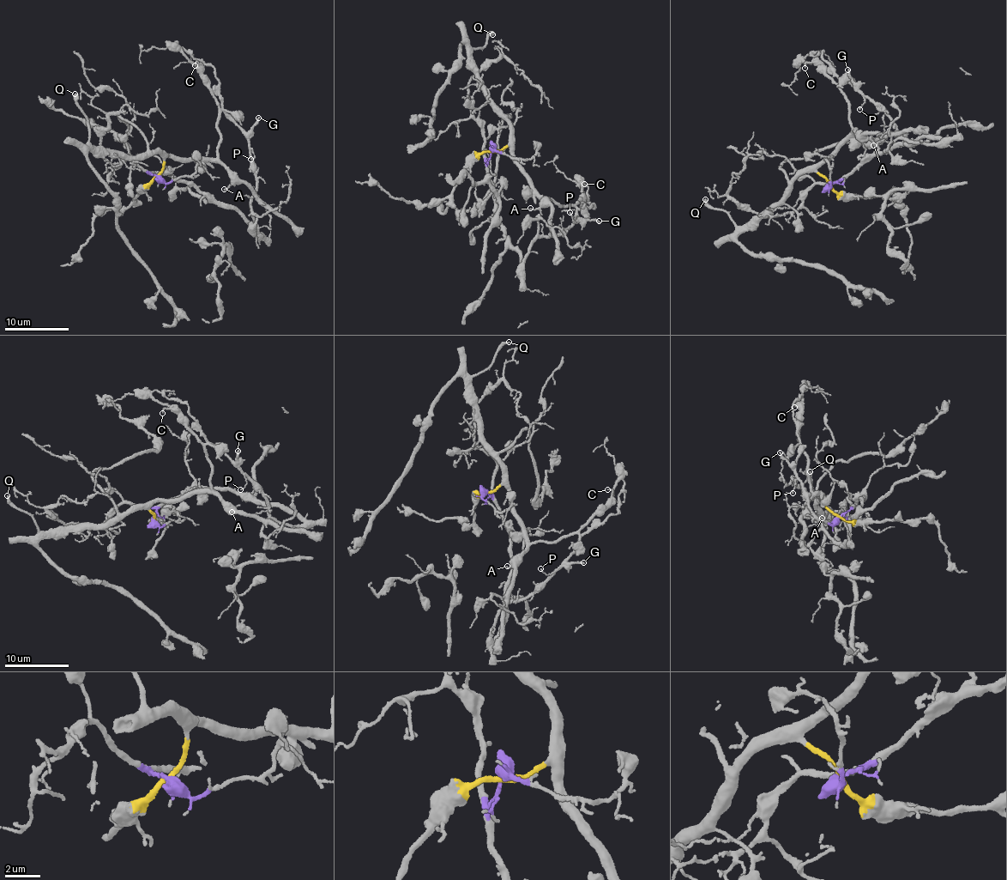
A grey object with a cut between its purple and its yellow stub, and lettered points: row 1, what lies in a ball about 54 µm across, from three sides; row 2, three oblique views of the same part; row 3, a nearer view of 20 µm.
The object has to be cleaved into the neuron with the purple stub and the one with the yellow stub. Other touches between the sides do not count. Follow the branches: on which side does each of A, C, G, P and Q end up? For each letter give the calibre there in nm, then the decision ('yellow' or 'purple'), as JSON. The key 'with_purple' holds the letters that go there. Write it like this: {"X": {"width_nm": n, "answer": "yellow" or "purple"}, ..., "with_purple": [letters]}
{"A": {"width_nm": 140, "answer": "yellow"}, "C": {"width_nm": 160, "answer": "yellow"}, "G": {"width_nm": 220, "answer": "purple"}, "P": {"width_nm": 110, "answer": "purple"}, "Q": {"width_nm": 400, "answer": "yellow"}, "with_purple": ["G", "P"]}

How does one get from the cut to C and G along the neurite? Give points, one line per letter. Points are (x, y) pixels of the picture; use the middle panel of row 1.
C: (491, 150), (509, 146), (514, 162), (530, 186), (562, 207), (575, 205), (585, 197), (587, 187), (584, 185)
G: (491, 150), (486, 166), (496, 221), (518, 253), (521, 270), (530, 242), (559, 236), (575, 222), (599, 221)

